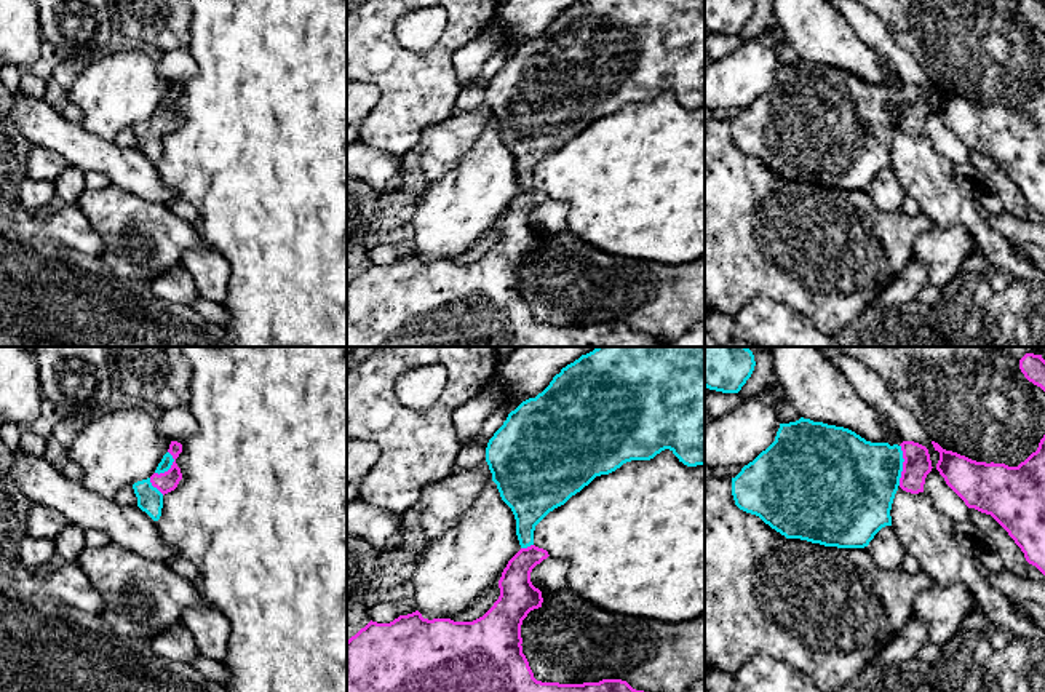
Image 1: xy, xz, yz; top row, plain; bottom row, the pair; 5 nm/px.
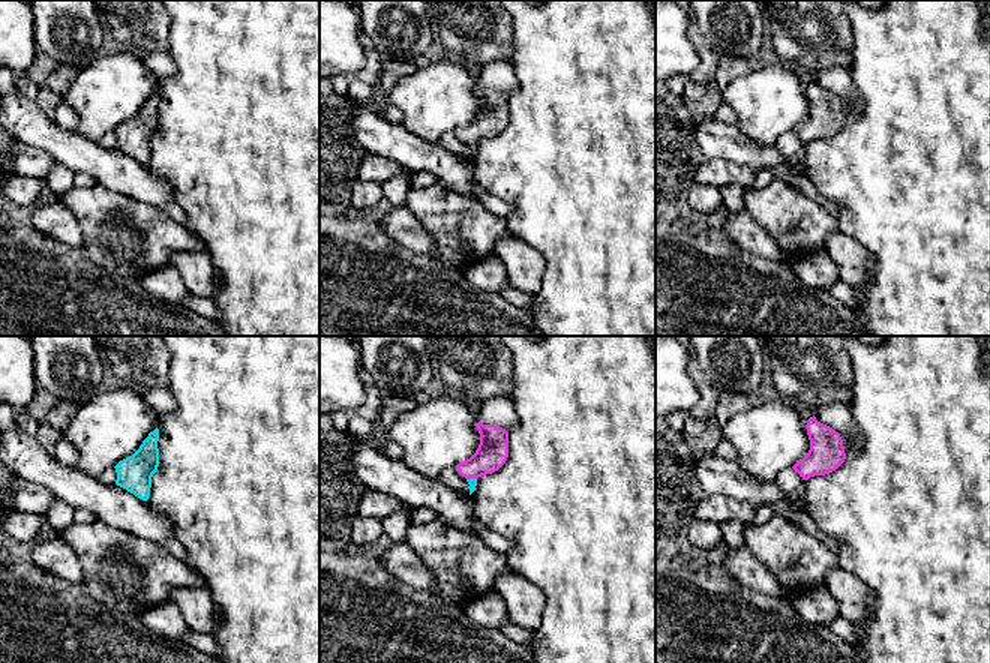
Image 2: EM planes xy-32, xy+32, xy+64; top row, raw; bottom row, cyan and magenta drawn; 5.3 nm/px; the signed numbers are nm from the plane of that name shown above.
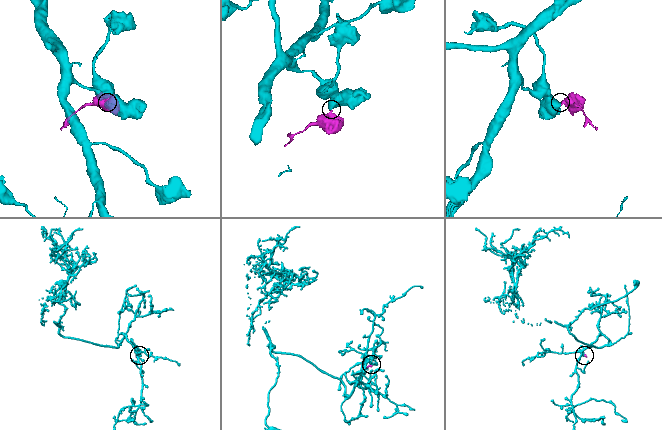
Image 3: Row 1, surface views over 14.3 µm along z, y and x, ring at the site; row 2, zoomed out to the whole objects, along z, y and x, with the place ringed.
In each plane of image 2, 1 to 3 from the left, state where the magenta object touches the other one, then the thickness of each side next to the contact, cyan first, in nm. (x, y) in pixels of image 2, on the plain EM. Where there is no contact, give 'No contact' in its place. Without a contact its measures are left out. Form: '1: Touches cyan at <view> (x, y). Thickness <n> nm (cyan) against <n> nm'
1: No contact
2: Touches cyan at xy+32 (471, 143). Thickness 50 nm (cyan) against 170 nm
3: No contact

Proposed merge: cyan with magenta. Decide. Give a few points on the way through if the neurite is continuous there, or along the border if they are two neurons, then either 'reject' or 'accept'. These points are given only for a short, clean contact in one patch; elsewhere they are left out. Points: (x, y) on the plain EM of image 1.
runs through yz (855, 123), (878, 111), (901, 107), (916, 109); accept

